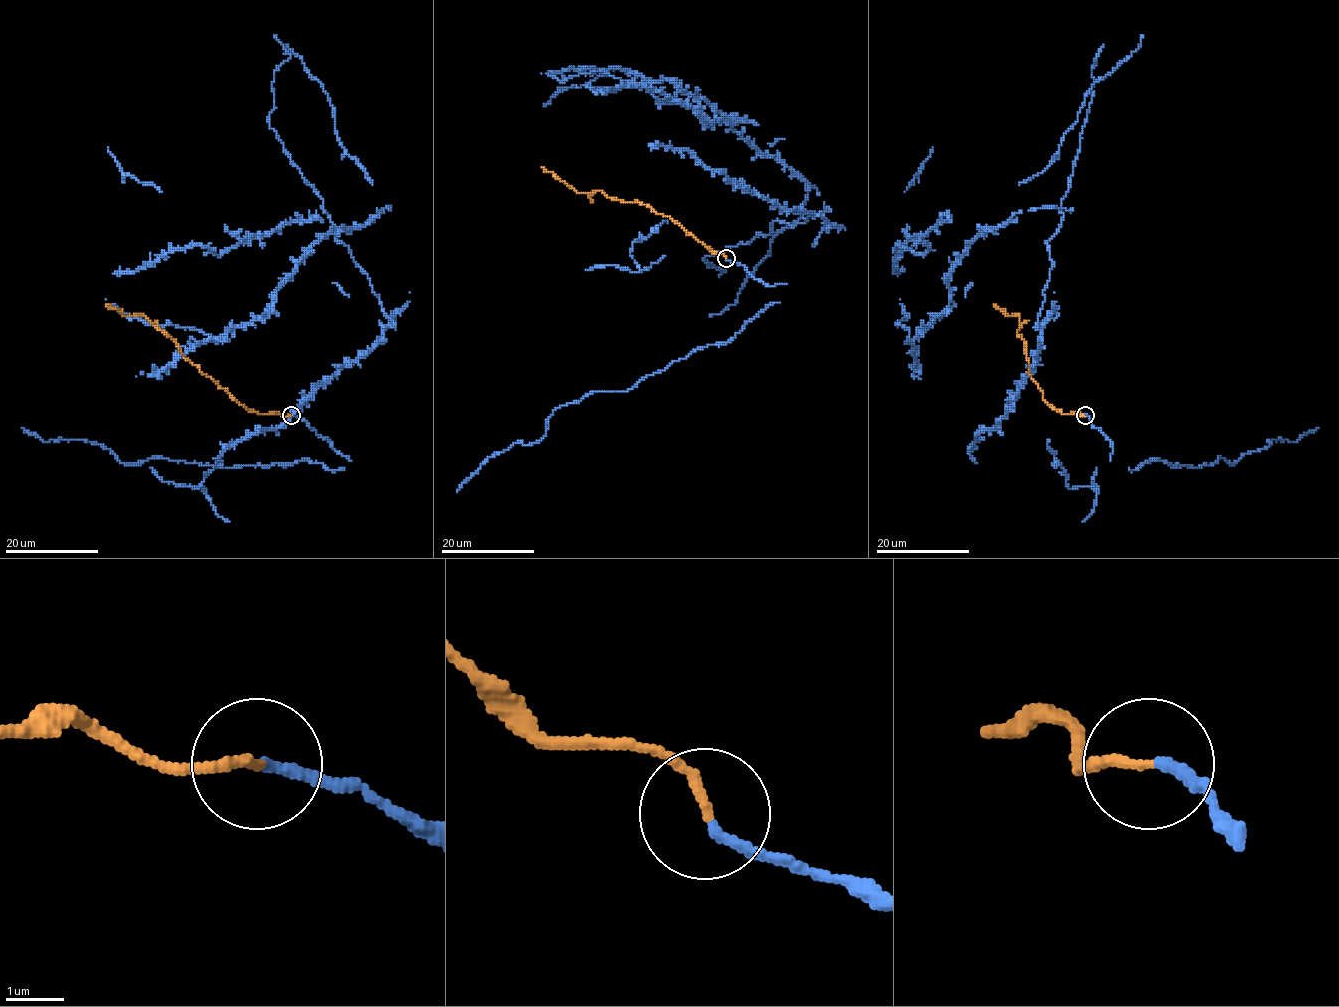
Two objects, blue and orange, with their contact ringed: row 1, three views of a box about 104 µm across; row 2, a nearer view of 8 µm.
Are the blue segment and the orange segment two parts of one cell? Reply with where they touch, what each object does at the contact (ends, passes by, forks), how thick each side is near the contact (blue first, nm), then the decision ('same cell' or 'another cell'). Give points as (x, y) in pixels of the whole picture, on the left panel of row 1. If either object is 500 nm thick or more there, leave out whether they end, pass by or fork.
at (291, 415); blue ends there; orange ends there; 170 nm thick on the blue side, 160 nm on the other; same cell

